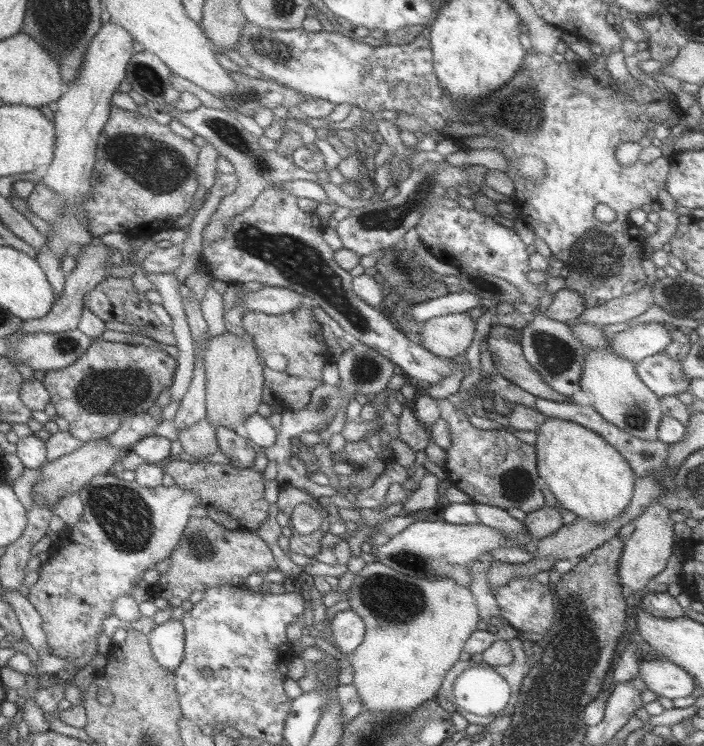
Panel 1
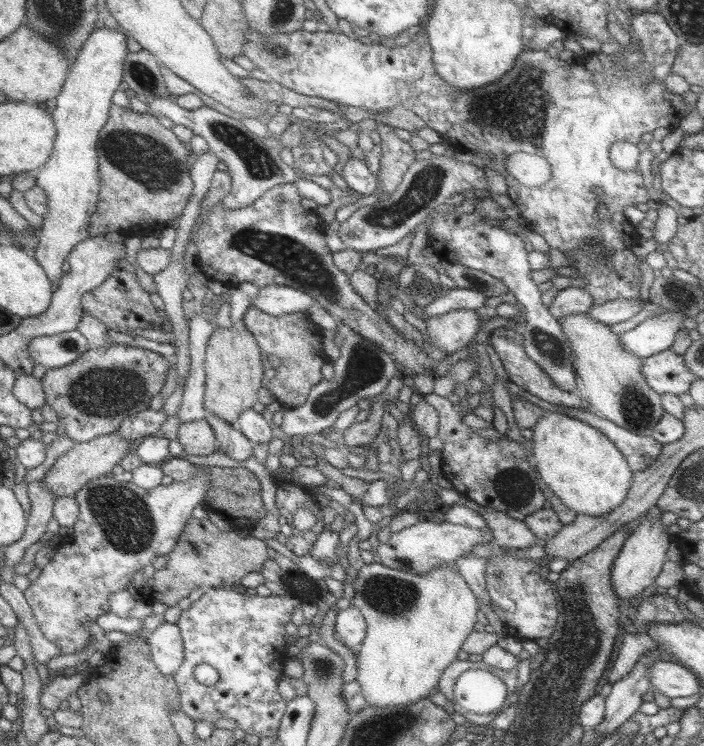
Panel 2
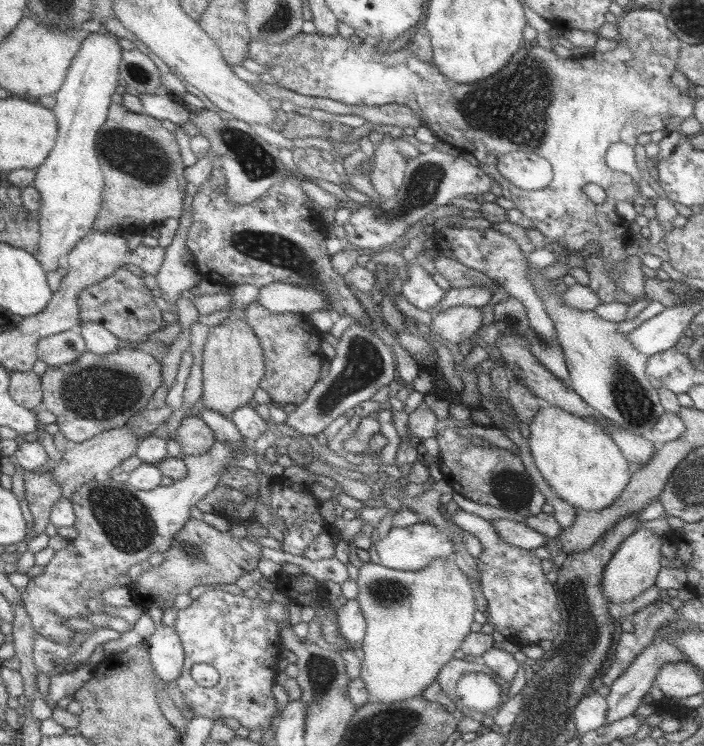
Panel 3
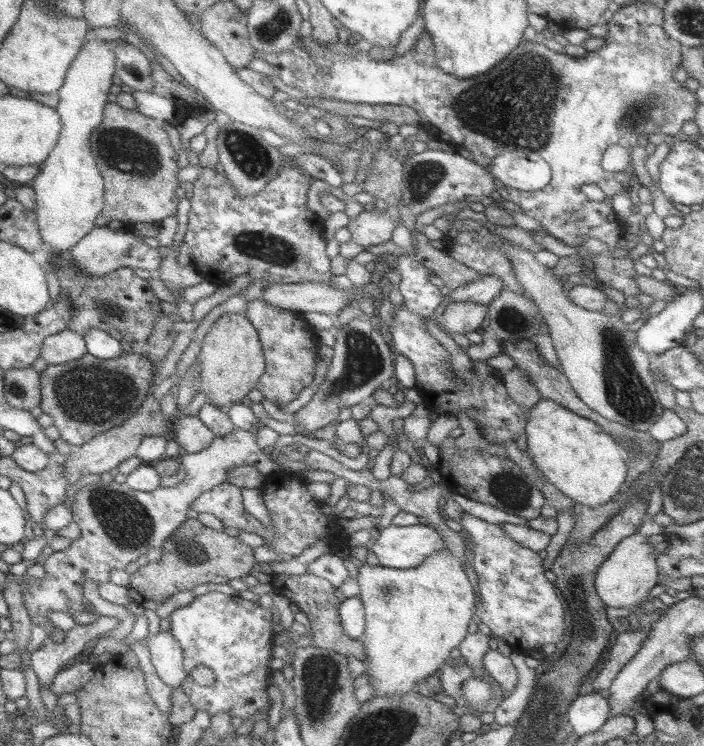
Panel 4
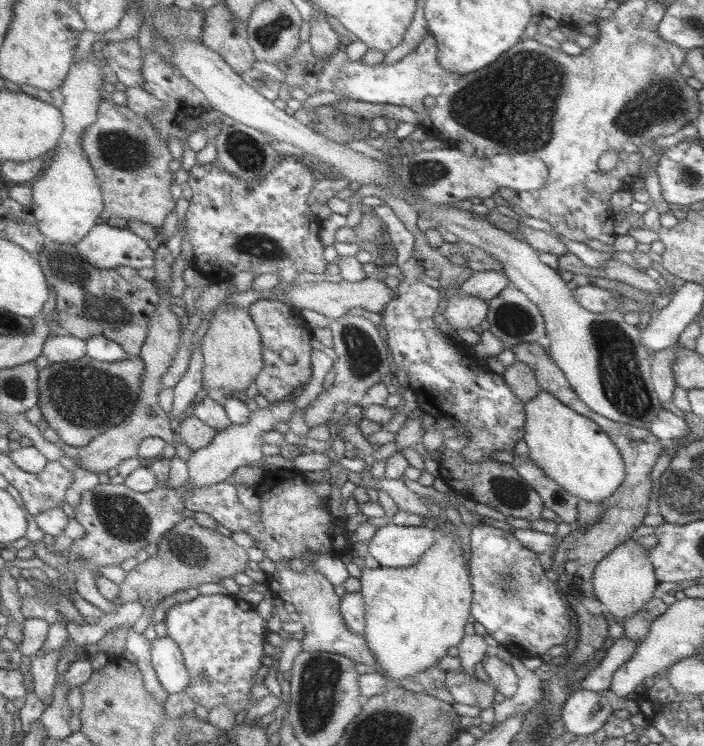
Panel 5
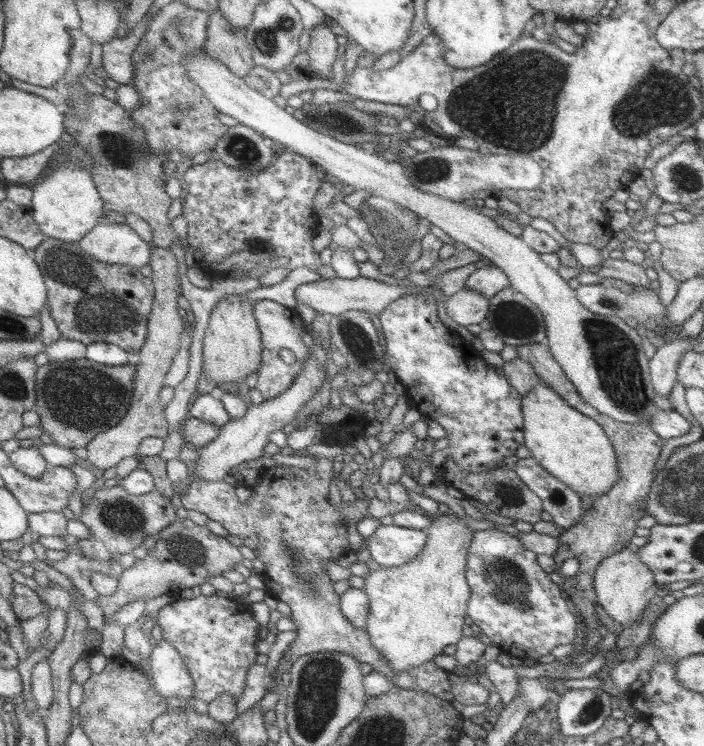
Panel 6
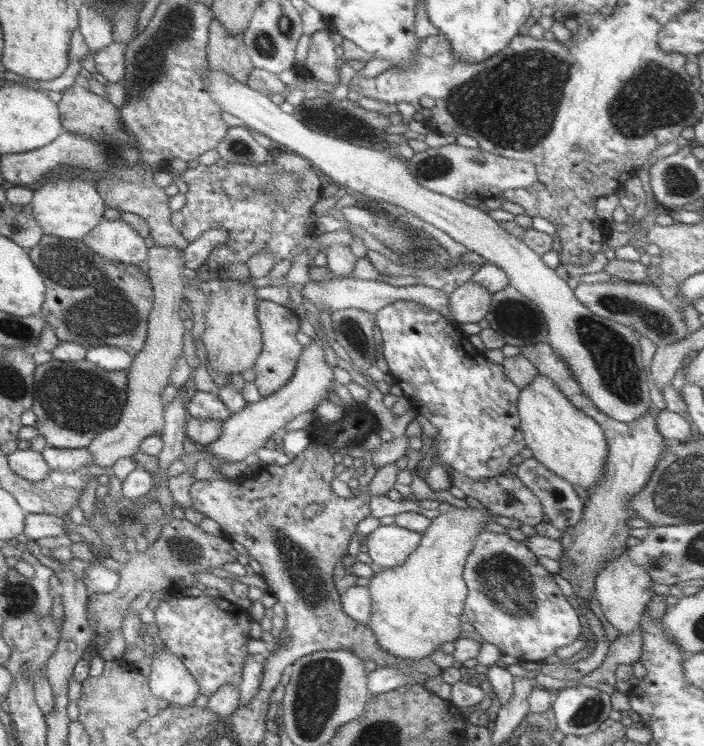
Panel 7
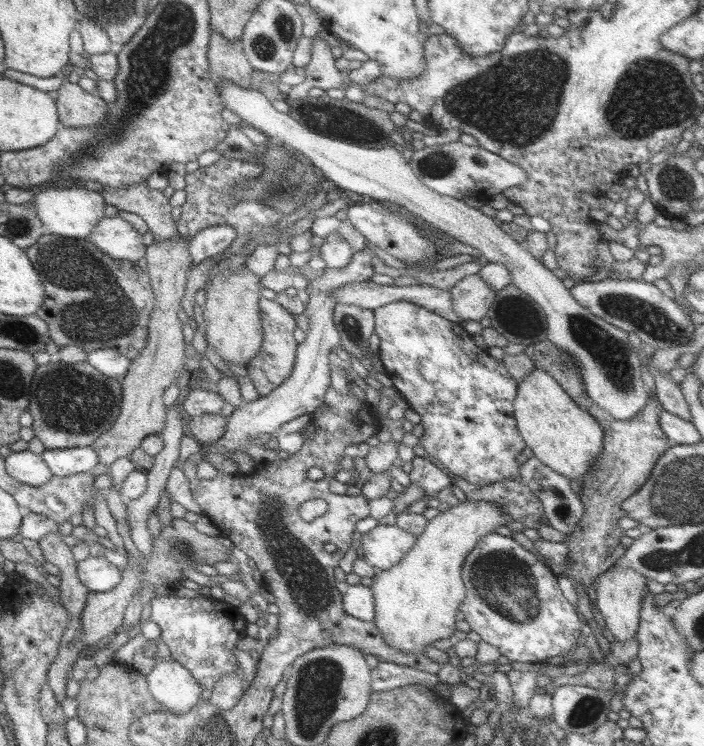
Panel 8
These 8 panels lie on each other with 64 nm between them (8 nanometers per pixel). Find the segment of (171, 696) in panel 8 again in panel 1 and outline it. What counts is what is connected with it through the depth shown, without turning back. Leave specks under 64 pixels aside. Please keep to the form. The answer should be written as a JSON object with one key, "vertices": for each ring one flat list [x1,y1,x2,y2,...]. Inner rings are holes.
{"vertices":[[168,619,154,626,147,634,151,656,161,668,174,671,183,654,183,626,179,620]]}

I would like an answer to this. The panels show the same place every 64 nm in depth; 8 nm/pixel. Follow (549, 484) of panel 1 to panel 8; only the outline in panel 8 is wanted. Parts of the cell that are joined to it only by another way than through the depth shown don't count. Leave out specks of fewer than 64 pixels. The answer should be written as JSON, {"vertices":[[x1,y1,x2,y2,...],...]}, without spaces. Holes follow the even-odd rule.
{"vertices":[[534,368,517,383,517,390,513,397,513,420,515,420,518,436,522,439,524,446,533,453,533,457,547,469,553,470,569,481,582,482,582,478,590,470,590,465,594,464,594,460,601,451,603,434,597,421,575,404,548,372]]}

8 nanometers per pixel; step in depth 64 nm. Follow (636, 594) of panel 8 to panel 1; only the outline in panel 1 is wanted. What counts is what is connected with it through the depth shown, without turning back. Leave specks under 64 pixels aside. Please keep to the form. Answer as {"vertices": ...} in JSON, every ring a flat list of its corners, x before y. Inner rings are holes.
{"vertices":[[657,502,651,504,645,511,637,516,632,524,635,525,631,535,624,539,617,561,617,581,619,587,627,588,630,594,632,592,644,591,652,579,665,567,669,555,671,555,671,546,674,544,672,538,673,522,668,518,665,508,662,508]]}

